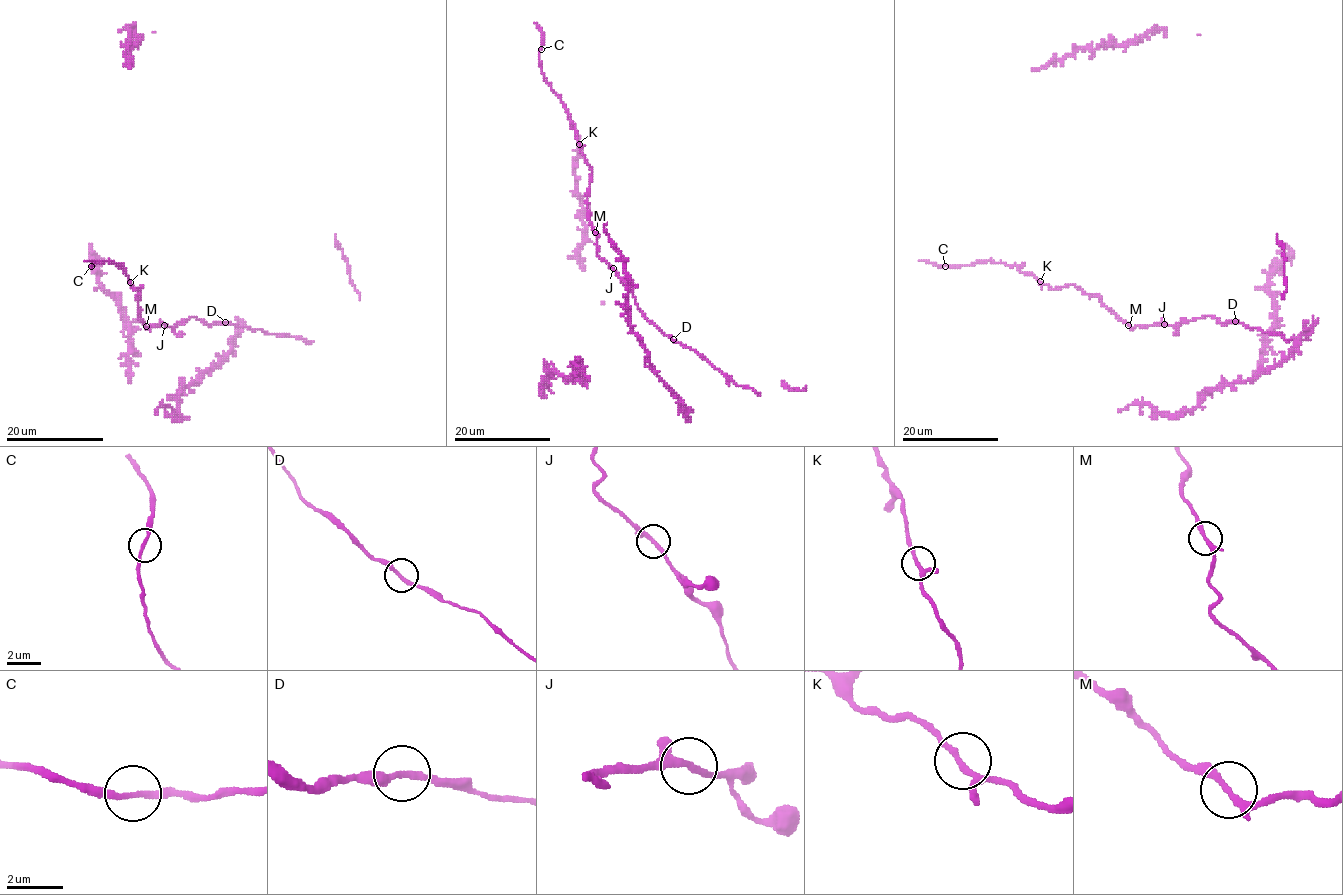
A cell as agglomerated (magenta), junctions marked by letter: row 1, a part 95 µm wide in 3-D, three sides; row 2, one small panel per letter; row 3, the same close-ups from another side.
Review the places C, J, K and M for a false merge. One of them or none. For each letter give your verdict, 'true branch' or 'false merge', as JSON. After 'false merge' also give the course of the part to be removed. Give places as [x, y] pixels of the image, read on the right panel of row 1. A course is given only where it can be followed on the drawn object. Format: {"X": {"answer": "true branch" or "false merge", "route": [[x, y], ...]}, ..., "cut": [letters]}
{"C": {"answer": "true branch"}, "J": {"answer": "false merge"}, "K": {"answer": "true branch"}, "M": {"answer": "true branch"}, "cut": ["J"]}

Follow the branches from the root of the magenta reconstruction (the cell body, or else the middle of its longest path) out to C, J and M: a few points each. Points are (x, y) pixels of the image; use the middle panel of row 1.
C: (692, 349), (646, 319), (633, 292), (597, 254), (588, 208), (591, 170), (568, 111), (542, 73), (541, 49)
J: (692, 349), (669, 338), (644, 316), (633, 292), (613, 268)
M: (692, 349), (669, 338), (644, 316), (633, 292), (597, 254), (595, 232)

